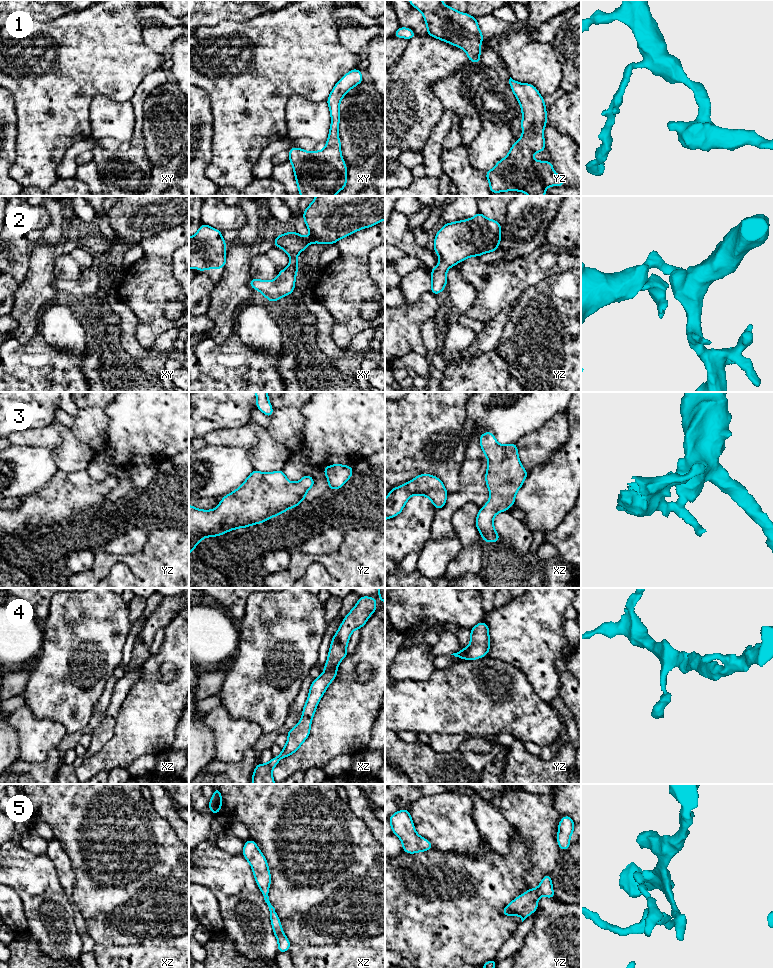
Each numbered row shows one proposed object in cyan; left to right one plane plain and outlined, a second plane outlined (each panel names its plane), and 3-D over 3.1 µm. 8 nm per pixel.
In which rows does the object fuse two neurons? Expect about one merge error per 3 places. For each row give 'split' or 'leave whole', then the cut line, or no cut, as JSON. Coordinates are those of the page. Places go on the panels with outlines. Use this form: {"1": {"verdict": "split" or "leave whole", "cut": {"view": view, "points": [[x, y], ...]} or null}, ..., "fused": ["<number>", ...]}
{"1": {"verdict": "leave whole", "cut": null}, "2": {"verdict": "leave whole", "cut": null}, "3": {"verdict": "leave whole", "cut": null}, "4": {"verdict": "leave whole", "cut": null}, "5": {"verdict": "leave whole", "cut": null}, "fused": []}

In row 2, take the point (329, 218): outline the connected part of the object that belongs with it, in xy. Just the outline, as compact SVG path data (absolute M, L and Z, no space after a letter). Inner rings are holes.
M316 196L303 212L303 219L310 232L308 237L302 237L293 231L276 236L273 241L274 246L283 249L290 256L288 267L278 272L278 277L272 281L249 279L250 286L260 291L267 300L273 303L295 290L299 253L304 251L310 243L335 244L341 238L385 220L385 196Z

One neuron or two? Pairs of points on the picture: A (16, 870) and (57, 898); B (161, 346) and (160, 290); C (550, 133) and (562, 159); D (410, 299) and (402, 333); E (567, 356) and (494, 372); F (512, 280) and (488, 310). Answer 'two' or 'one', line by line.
A: one
B: two
C: one
D: two
E: two
F: one

